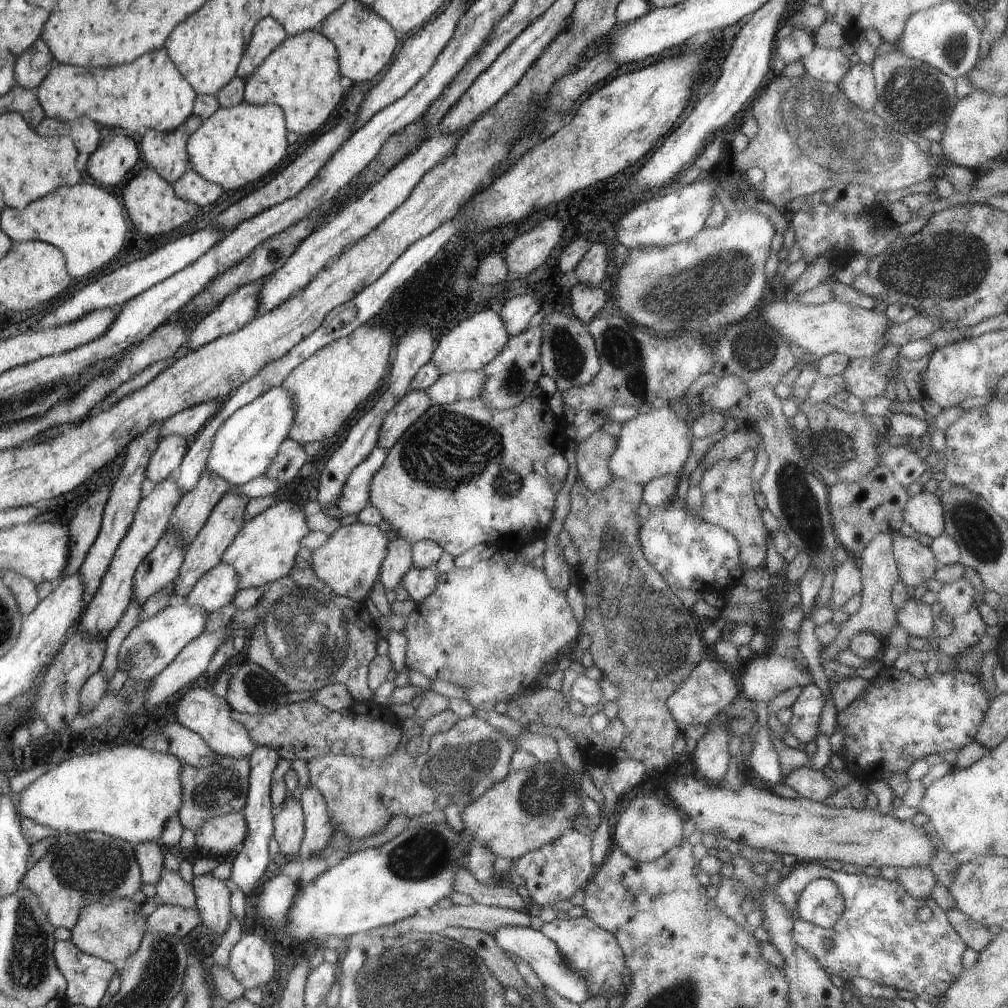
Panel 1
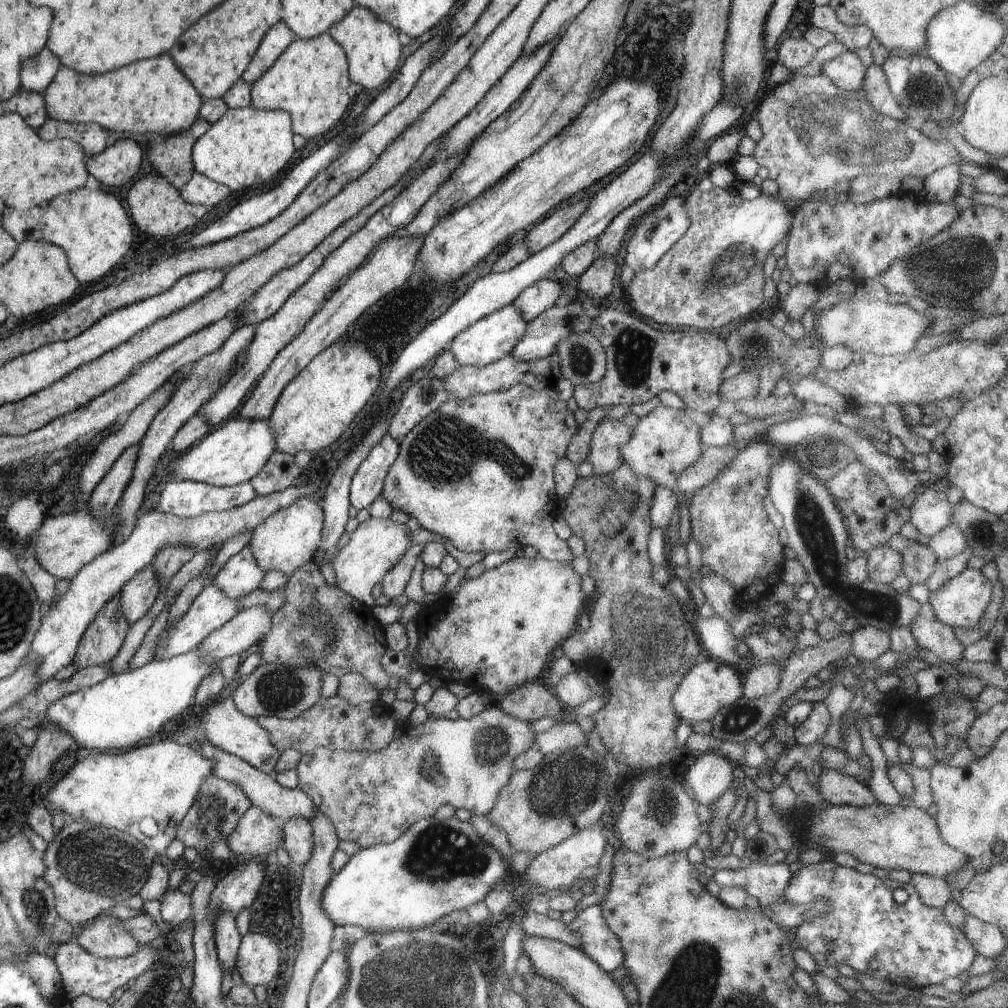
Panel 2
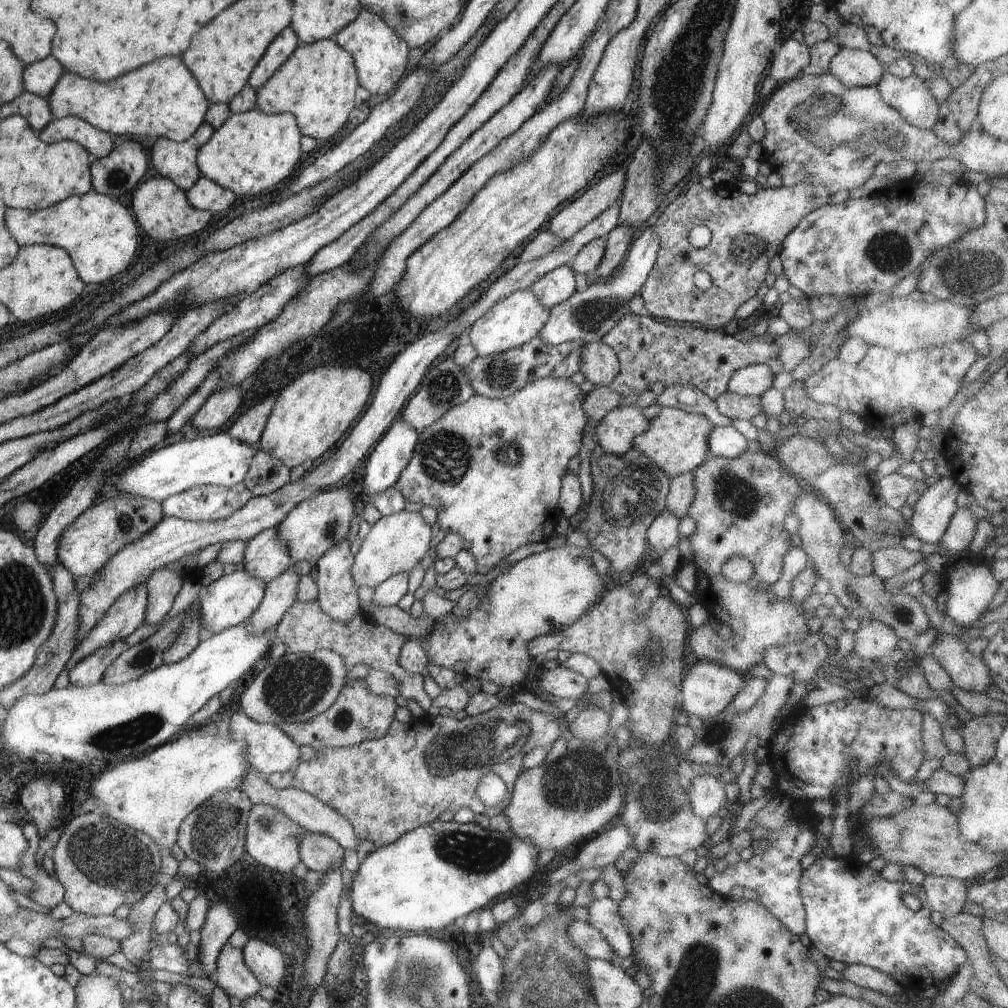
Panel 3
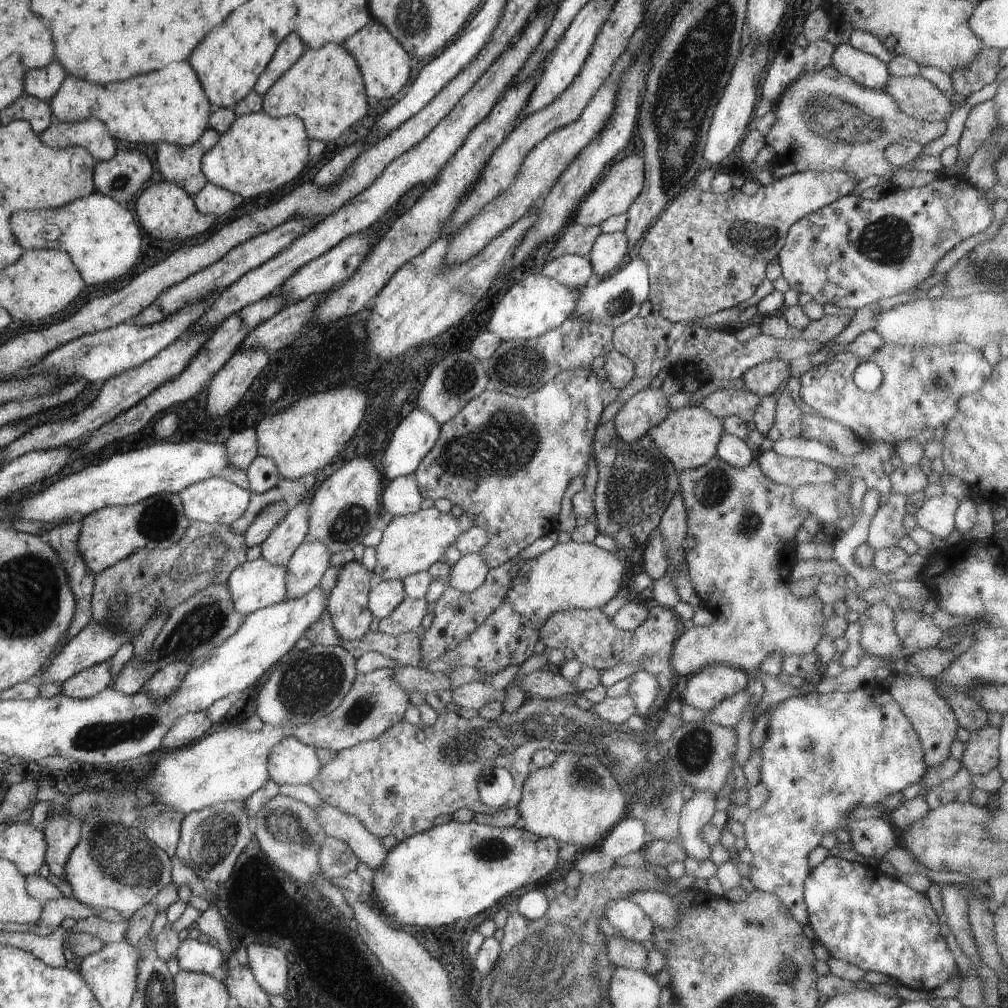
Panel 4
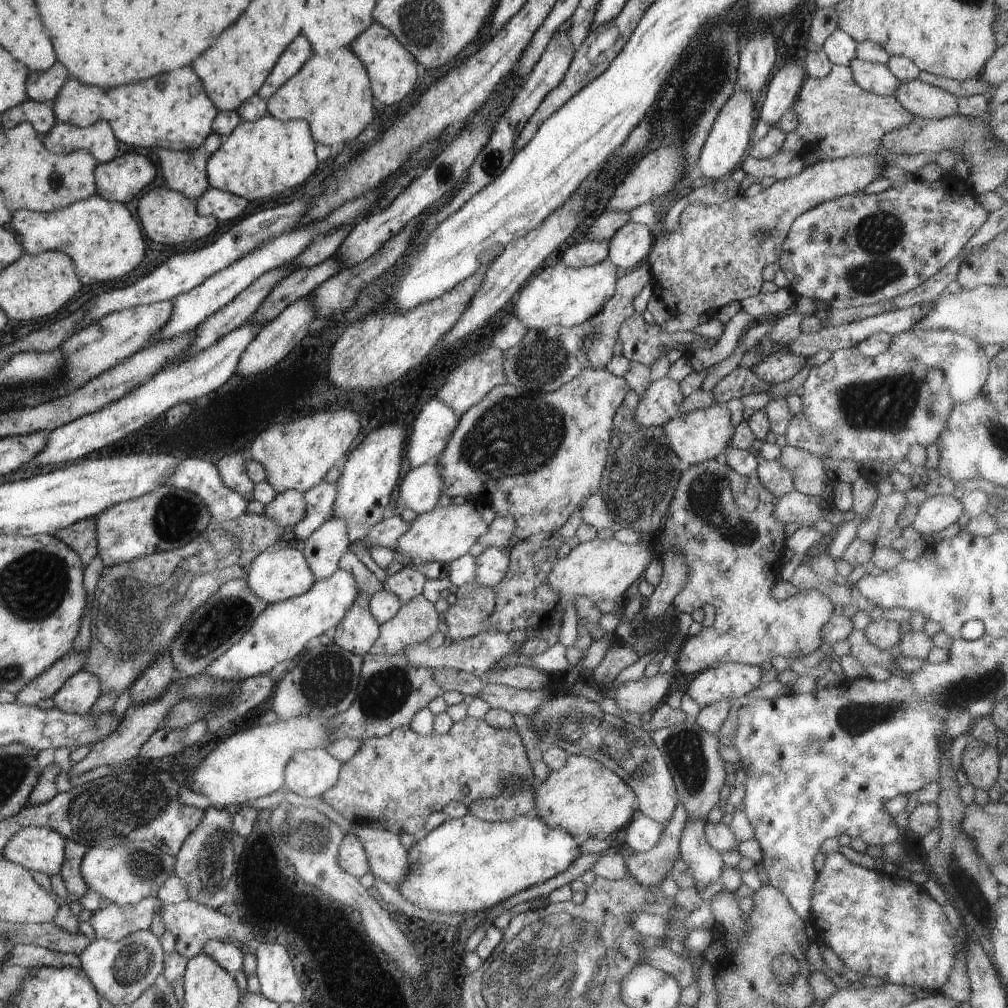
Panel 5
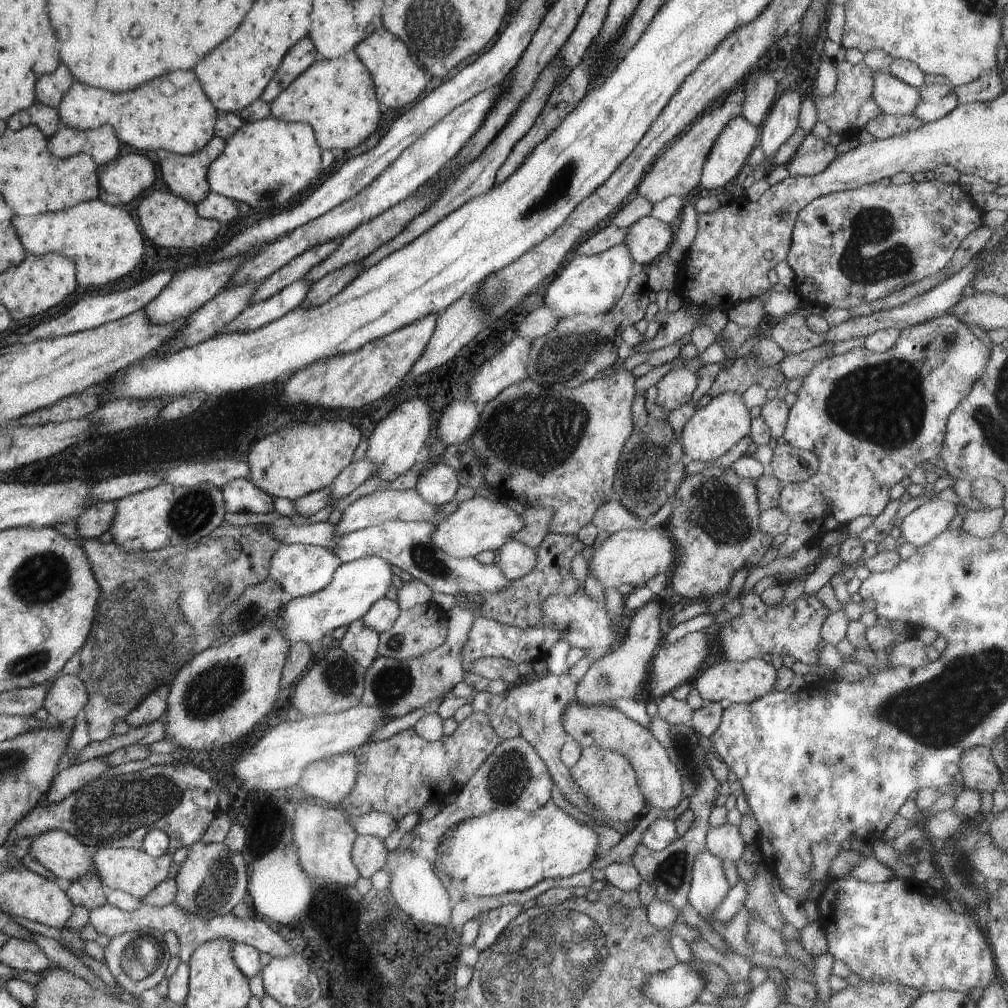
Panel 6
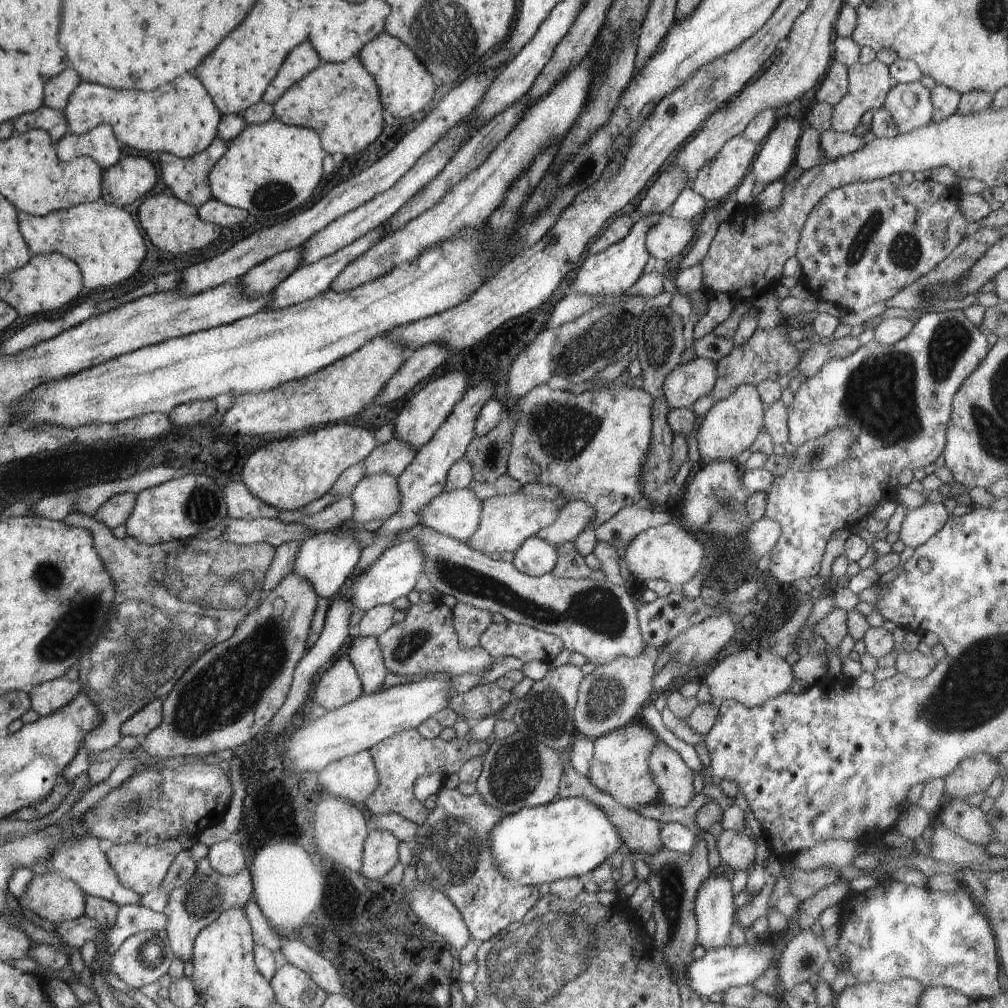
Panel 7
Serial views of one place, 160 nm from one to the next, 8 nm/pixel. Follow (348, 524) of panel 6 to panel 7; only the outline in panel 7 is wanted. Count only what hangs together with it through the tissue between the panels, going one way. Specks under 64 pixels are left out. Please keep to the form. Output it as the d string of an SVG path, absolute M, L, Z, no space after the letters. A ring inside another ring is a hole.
M388 473L362 477L349 497L355 508L350 518L354 524L366 524L371 520L385 521L400 508L401 494L397 478ZM471 488L442 492L432 507L419 510L419 522L464 543L477 531L481 504Z

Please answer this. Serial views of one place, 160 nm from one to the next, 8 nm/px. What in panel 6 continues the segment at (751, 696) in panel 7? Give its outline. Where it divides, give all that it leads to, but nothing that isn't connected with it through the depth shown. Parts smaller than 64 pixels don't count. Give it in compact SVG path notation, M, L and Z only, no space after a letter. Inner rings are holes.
M750 659L744 662L724 661L713 666L705 666L692 679L691 686L703 698L704 702L720 702L728 700L730 703L749 703L772 692L777 679L777 670L772 664L762 659Z

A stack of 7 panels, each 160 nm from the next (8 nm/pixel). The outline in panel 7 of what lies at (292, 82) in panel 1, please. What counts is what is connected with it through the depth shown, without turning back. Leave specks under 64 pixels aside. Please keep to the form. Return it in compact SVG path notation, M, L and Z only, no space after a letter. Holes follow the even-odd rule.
M357 55L341 63L325 62L295 82L272 105L274 118L288 125L314 129L329 154L356 154L368 148L384 130L382 104L374 77Z

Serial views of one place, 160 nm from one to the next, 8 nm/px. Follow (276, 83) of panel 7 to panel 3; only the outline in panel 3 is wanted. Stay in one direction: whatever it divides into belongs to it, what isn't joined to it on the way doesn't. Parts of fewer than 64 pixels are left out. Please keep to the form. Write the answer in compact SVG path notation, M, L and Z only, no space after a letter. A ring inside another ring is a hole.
M292 28L282 30L272 44L268 46L266 54L258 61L256 68L248 77L248 85L258 90L272 75L275 70L278 70L282 63L298 48L298 38L294 34Z

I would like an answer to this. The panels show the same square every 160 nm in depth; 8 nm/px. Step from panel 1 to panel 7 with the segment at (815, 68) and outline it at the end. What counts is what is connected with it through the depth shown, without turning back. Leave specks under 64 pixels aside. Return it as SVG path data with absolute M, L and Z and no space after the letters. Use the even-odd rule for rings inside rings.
M920 81L897 83L887 92L883 107L902 134L932 123L934 107L931 90Z

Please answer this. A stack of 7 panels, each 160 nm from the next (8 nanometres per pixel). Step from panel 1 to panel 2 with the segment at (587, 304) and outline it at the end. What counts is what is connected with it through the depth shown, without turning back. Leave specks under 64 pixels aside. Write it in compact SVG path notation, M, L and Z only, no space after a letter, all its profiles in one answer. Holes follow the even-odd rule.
M598 256L588 270L579 276L578 290L584 292L595 304L600 304L603 299L610 296L614 288L614 276L616 276L614 257L603 259Z

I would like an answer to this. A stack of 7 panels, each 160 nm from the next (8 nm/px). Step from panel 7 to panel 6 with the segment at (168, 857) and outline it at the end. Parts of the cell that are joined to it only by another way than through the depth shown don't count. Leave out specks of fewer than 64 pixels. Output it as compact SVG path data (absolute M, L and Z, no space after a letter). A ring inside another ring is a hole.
M102 847L91 858L104 887L128 893L139 901L142 901L148 893L151 893L152 890L168 879L168 868L171 866L171 857L172 855L168 852L161 857L151 857L143 848Z

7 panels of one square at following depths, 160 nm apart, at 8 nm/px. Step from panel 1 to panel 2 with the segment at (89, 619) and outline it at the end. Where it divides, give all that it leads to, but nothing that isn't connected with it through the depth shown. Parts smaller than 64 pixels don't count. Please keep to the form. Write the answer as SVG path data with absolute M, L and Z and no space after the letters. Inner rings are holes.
M120 594L114 595L95 614L94 620L83 632L73 663L77 664L80 670L90 665L102 666L122 649L129 628L130 624L121 606Z

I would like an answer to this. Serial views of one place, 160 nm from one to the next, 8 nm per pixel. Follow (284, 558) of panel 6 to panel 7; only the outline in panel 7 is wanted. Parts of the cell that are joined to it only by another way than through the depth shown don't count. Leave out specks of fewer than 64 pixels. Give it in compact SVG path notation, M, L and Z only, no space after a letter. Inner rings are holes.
M332 528L302 542L296 553L291 572L305 578L319 595L320 600L330 599L338 592L343 582L354 572L363 554L357 541L349 535L348 528Z

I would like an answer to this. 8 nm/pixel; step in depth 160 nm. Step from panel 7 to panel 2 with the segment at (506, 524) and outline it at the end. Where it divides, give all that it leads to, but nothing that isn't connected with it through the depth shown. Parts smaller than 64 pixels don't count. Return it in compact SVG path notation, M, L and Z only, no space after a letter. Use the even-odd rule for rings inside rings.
M368 519L361 522L351 532L348 544L340 549L331 560L334 574L336 574L336 585L341 591L363 602L366 606L374 605L372 588L378 582L382 582L384 575L394 566L400 557L407 552L412 545L408 537L406 524L398 524L388 519Z

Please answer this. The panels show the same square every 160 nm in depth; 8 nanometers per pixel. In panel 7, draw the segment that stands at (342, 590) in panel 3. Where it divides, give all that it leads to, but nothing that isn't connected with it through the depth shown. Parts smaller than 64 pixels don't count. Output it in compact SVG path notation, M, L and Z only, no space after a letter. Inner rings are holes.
M354 634L354 640L344 654L351 659L362 677L366 695L383 688L389 670L386 668L377 636L363 637Z

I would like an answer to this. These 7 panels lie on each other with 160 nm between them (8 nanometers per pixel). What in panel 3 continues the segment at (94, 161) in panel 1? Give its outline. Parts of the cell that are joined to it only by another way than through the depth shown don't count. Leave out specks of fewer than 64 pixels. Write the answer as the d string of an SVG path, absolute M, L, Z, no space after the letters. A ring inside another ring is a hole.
M134 140L119 143L108 156L97 158L91 166L95 189L113 197L133 191L146 172L148 158L142 145Z

